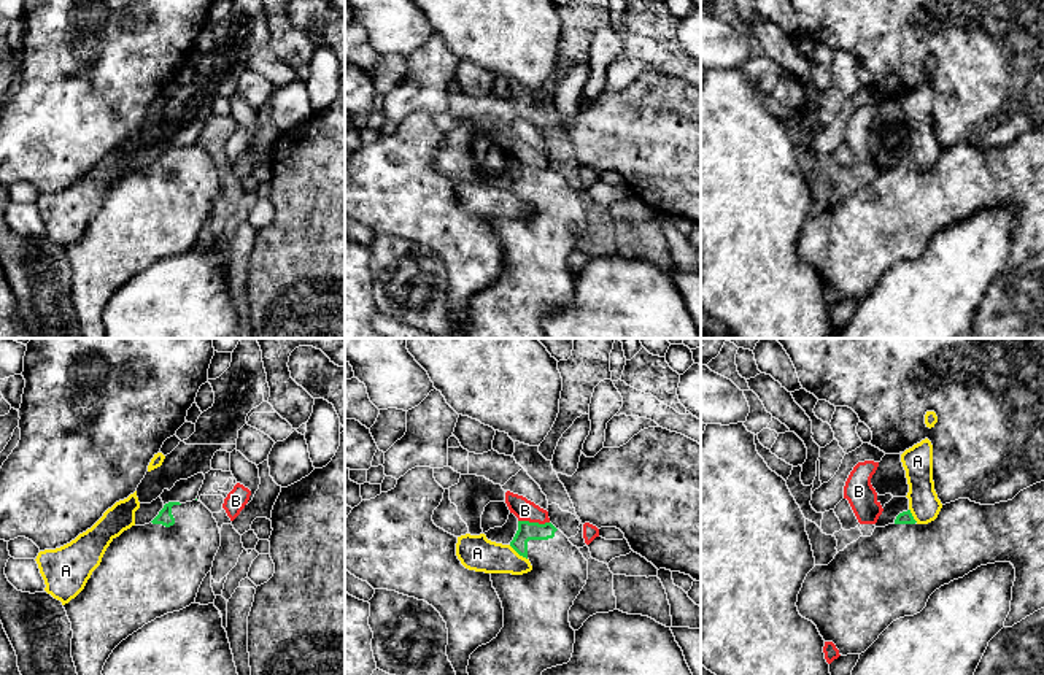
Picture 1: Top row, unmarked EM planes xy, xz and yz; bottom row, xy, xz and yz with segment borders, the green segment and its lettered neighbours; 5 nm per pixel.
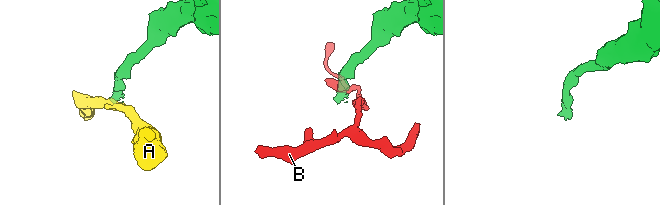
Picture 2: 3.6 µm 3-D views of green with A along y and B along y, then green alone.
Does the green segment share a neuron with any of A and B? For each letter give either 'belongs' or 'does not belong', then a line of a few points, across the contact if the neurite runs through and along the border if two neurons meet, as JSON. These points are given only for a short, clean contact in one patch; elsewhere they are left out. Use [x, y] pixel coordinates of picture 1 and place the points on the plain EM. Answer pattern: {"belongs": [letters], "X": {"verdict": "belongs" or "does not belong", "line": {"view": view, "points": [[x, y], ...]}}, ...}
{"belongs": [], "A": {"verdict": "does not belong", "line": {"view": "xz", "points": [[509, 189], [526, 204]]}}, "B": {"verdict": "does not belong", "line": {"view": "xz", "points": [[518, 164], [549, 167]]}}}

